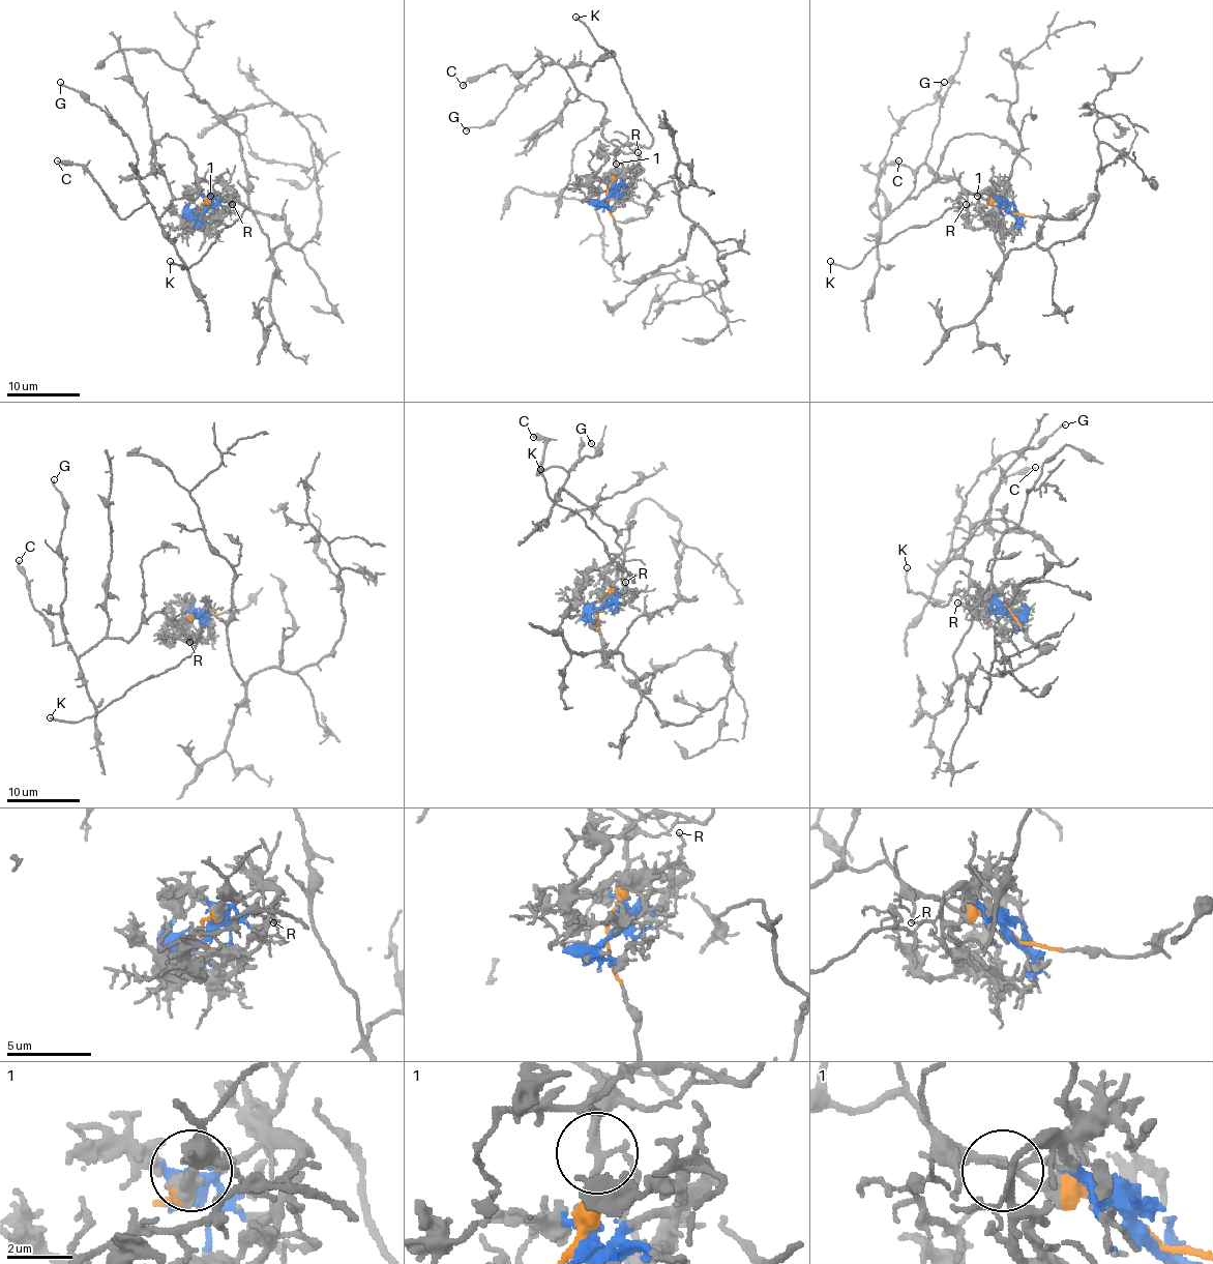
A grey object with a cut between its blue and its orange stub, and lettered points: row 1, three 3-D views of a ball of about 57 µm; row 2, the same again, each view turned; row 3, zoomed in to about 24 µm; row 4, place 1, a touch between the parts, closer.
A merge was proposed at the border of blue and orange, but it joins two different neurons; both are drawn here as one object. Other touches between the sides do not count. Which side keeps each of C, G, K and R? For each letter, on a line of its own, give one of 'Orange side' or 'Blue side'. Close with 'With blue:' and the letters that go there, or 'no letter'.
C: Orange side
G: Orange side
K: Blue side
R: Blue side
With blue: K, R

